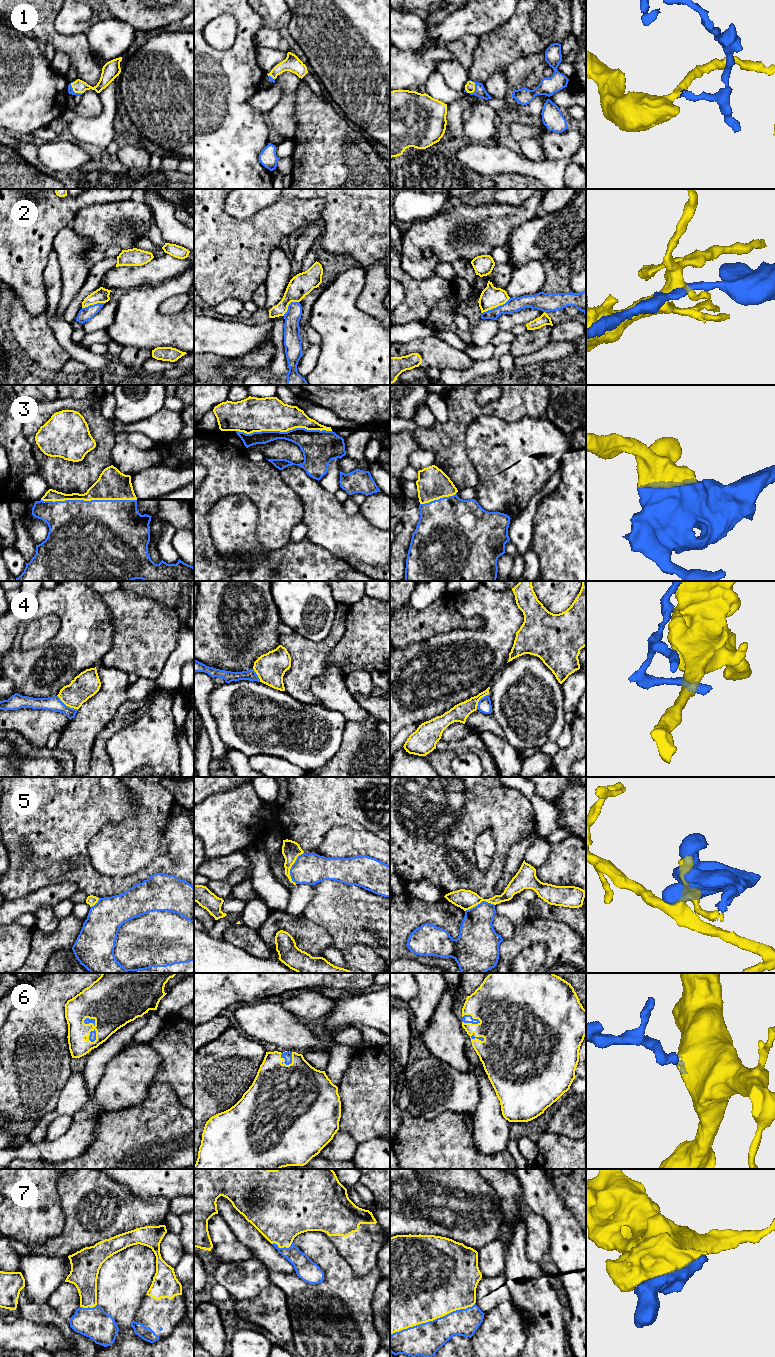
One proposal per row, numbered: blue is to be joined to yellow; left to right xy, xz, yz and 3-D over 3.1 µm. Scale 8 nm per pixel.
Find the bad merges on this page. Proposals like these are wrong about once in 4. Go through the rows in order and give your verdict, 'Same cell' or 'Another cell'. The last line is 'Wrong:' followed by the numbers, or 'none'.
1: Same cell
2: Another cell
3: Same cell
4: Another cell
5: Another cell
6: Same cell
7: Same cell
Wrong: 2, 4, 5

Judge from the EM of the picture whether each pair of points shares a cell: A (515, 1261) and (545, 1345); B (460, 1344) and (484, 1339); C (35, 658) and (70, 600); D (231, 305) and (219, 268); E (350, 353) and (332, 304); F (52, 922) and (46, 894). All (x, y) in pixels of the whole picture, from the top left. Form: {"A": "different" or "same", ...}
{"A": "same", "B": "different", "C": "same", "D": "different", "E": "same", "F": "different"}

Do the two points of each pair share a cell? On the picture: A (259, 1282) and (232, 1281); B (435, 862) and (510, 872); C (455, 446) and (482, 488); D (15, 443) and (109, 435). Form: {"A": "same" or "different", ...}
{"A": "same", "B": "different", "C": "different", "D": "different"}

